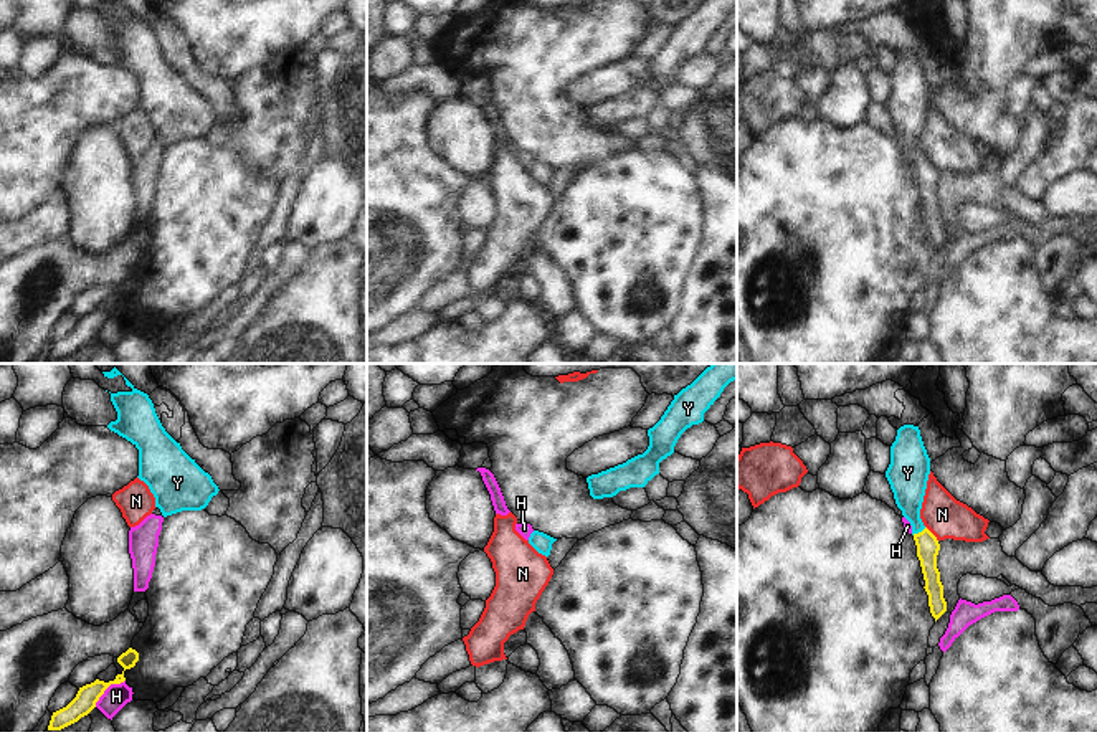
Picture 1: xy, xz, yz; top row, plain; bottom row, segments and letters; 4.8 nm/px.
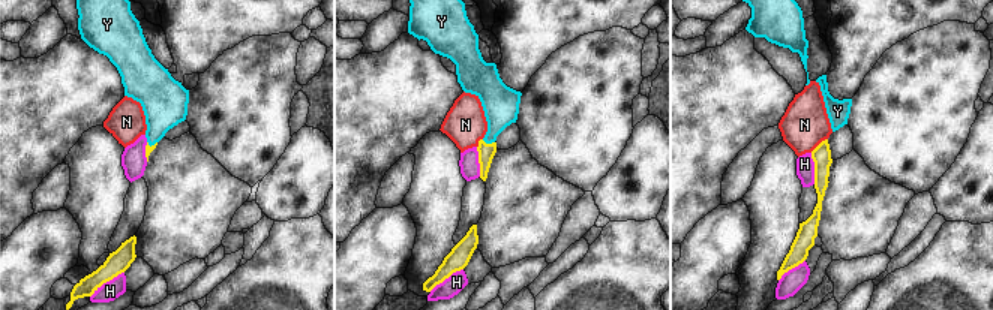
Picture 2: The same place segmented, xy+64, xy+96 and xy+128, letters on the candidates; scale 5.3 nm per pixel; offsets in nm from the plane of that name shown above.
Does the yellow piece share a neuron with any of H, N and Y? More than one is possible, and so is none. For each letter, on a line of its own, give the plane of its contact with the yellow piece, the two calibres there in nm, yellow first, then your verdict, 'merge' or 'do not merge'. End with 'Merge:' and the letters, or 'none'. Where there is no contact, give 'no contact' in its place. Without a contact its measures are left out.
H: meets yellow in xy; 110 nm thick on the yellow side, 120 nm on the other; do not merge
N: meets yellow in yz; 110 nm thick on the yellow side, 200 nm on the other; do not merge
Y: meets yellow in yz; 110 nm thick on the yellow side, 170 nm on the other; merge
Merge: Y

